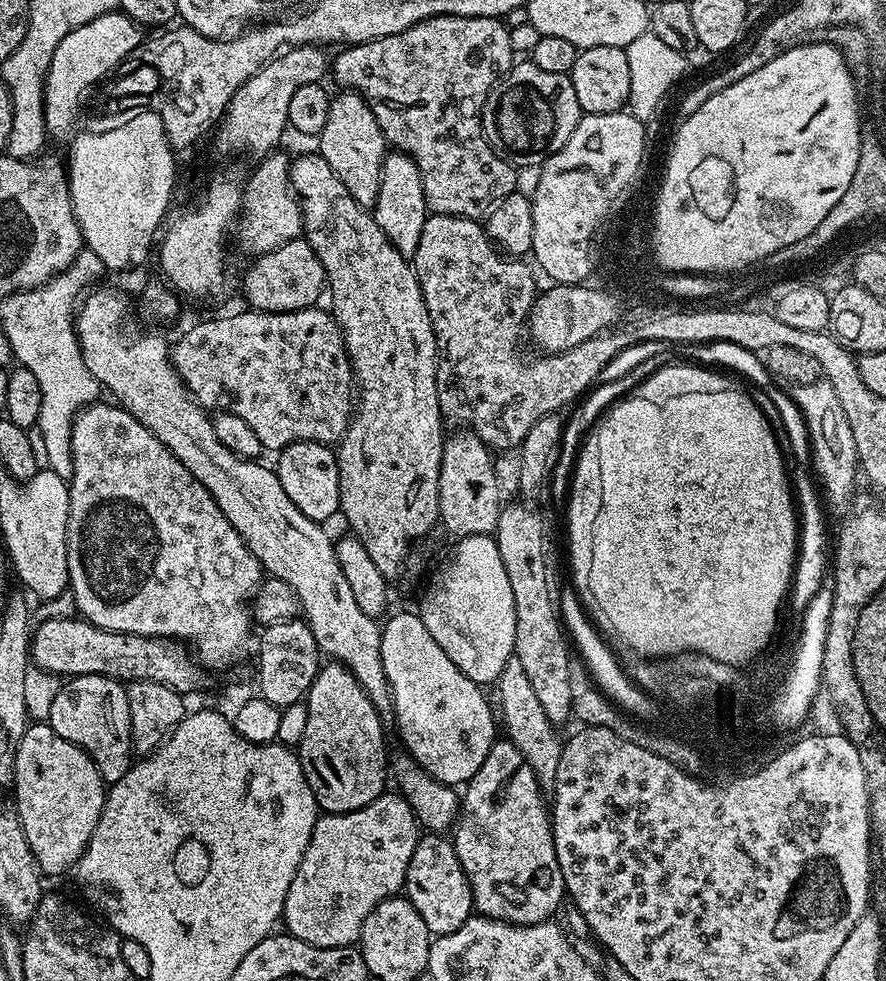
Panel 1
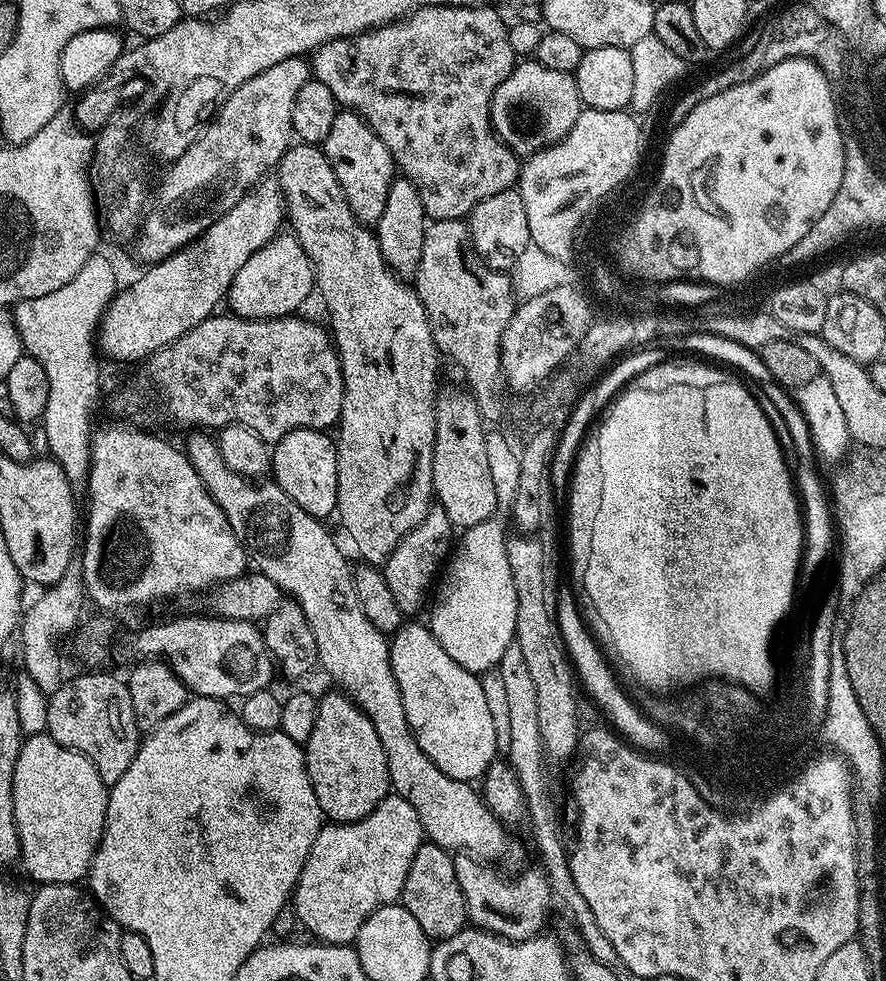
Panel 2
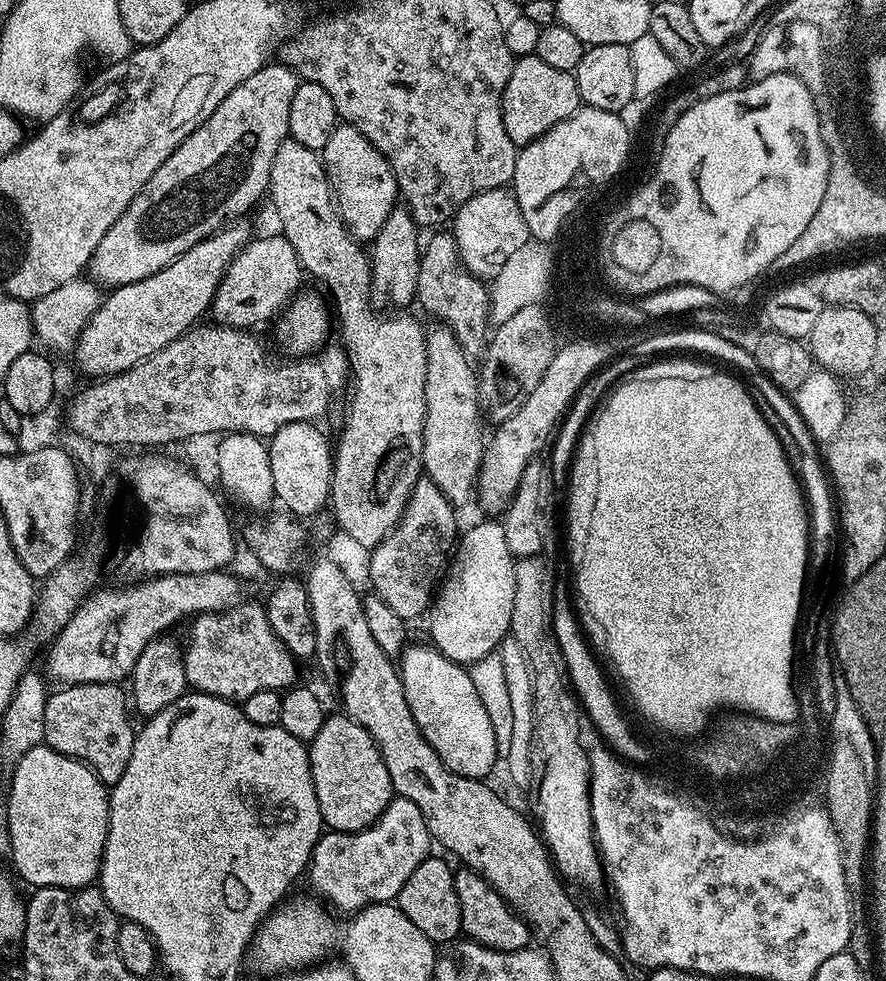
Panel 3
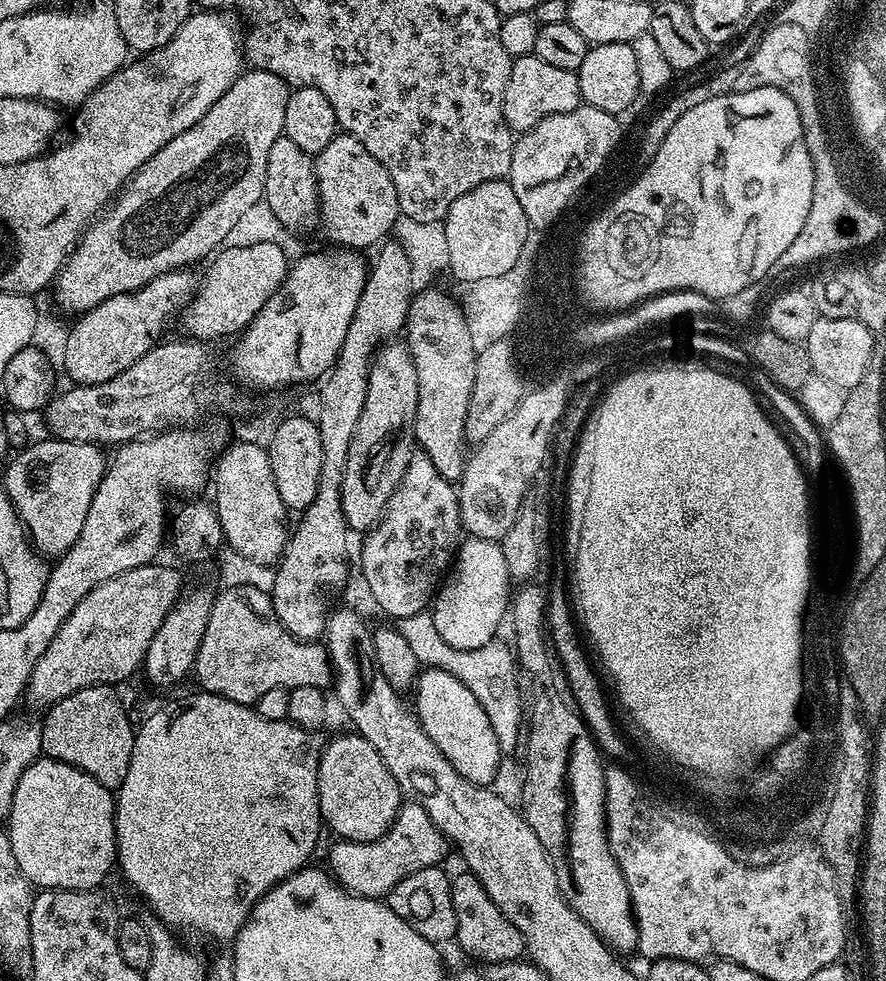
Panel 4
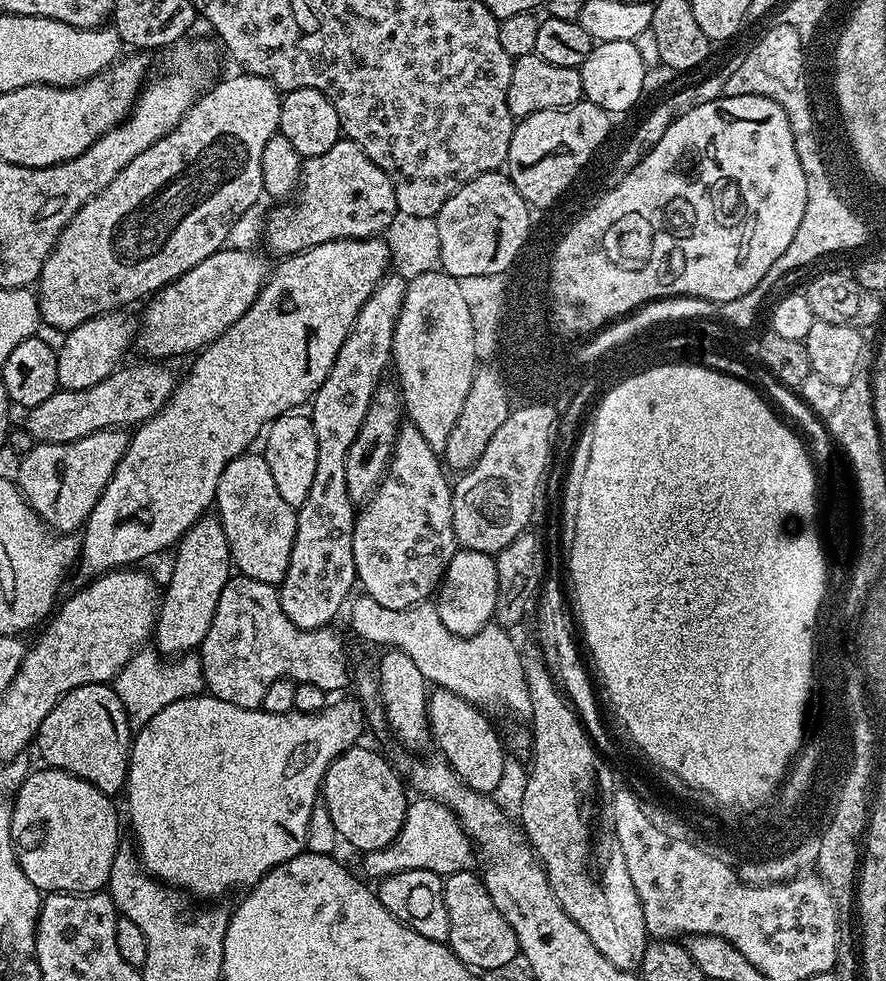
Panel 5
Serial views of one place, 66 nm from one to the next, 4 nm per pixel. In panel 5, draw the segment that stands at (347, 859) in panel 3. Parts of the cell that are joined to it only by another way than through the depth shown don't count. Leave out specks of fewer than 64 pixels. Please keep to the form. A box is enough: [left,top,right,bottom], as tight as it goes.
[363,798,470,878]

